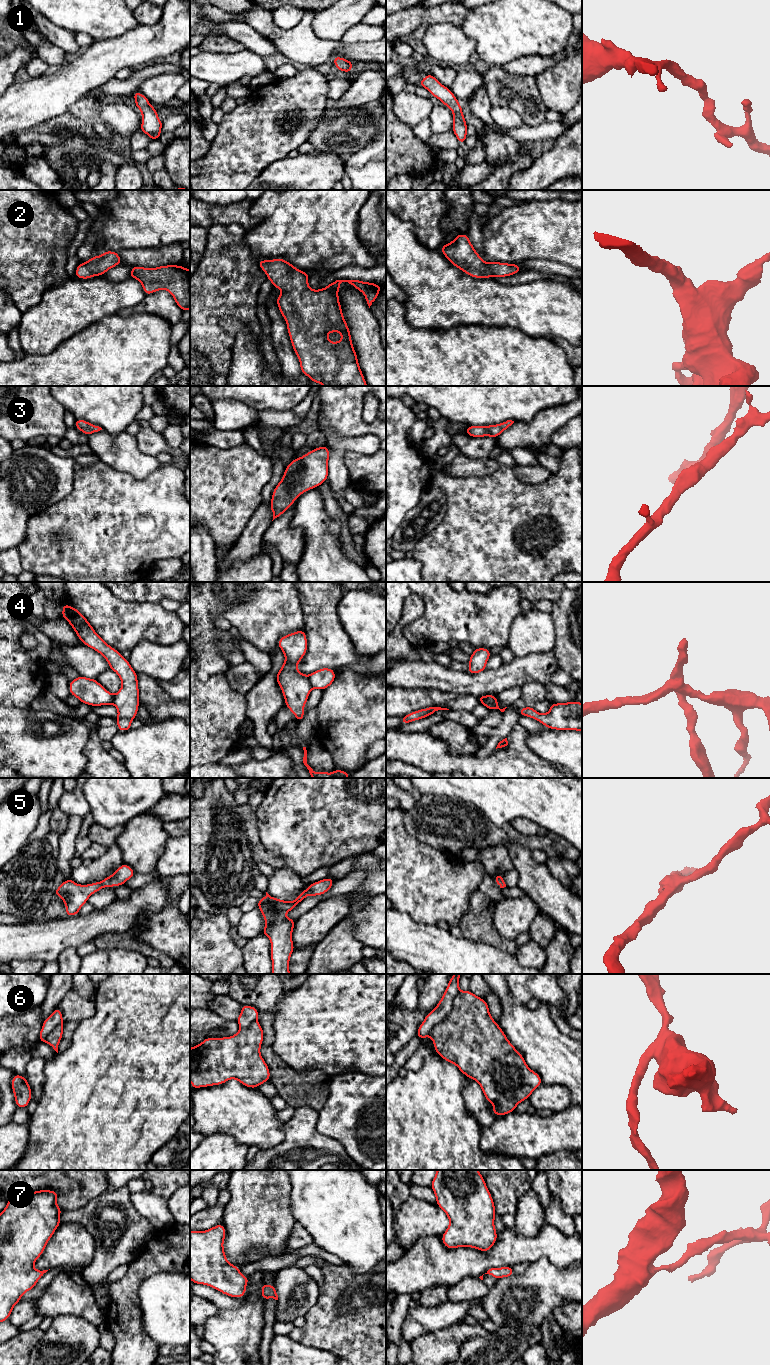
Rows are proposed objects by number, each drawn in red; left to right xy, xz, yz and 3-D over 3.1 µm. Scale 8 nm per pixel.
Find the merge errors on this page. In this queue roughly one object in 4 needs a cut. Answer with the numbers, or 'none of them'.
4, 6

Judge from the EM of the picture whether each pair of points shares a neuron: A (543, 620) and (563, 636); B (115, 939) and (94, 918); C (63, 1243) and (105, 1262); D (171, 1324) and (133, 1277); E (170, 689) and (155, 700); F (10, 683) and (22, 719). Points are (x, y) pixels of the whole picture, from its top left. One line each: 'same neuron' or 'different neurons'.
A: different neurons
B: different neurons
C: different neurons
D: different neurons
E: different neurons
F: different neurons

